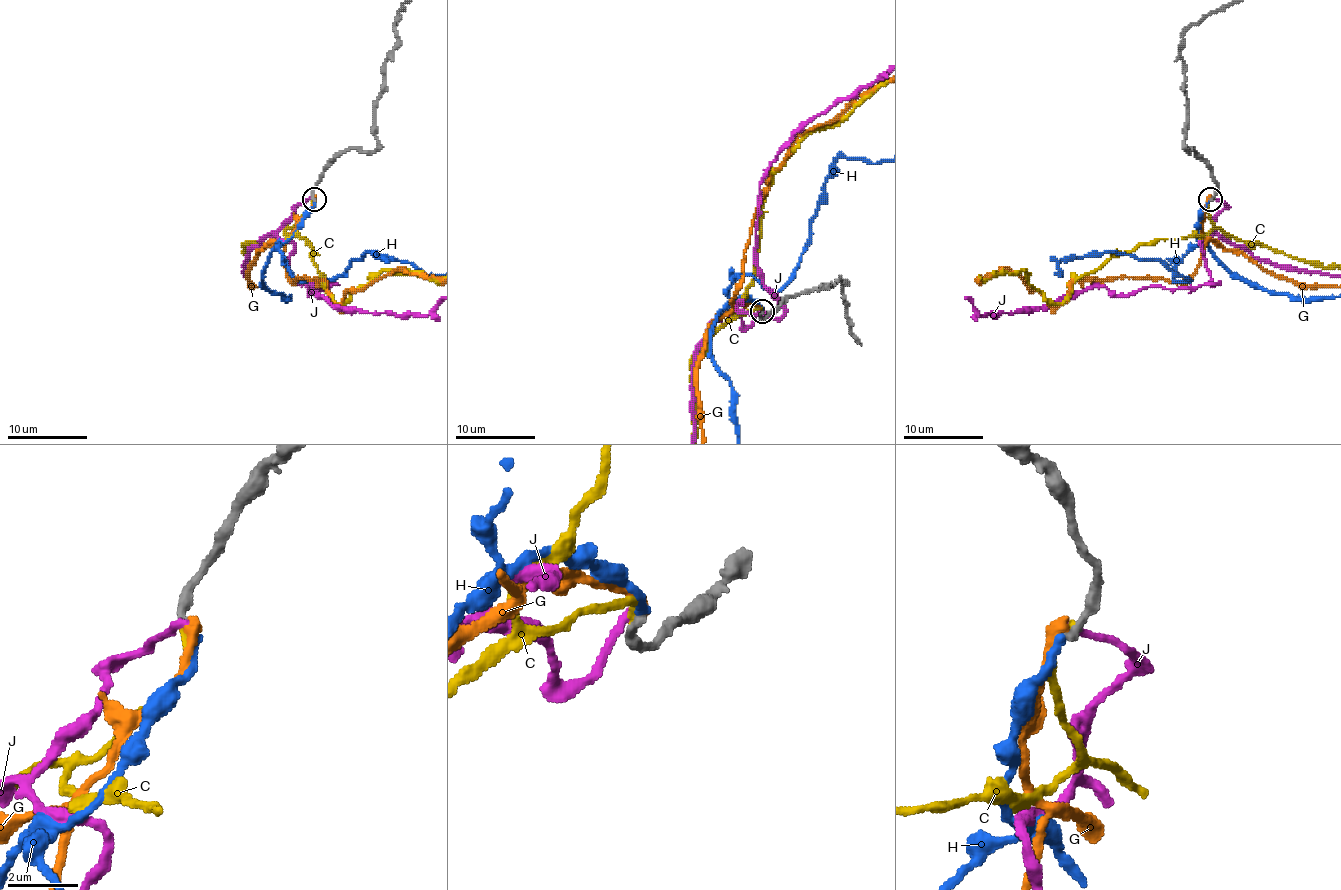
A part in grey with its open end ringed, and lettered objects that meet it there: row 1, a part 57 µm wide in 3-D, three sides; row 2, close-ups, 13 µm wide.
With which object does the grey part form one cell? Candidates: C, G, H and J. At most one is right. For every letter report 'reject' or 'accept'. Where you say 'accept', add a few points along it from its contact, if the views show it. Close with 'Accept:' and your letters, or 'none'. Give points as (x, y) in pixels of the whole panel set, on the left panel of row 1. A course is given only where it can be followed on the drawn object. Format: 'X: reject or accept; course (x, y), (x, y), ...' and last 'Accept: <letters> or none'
C: reject
G: reject
H: accept
J: reject
Accept: H

